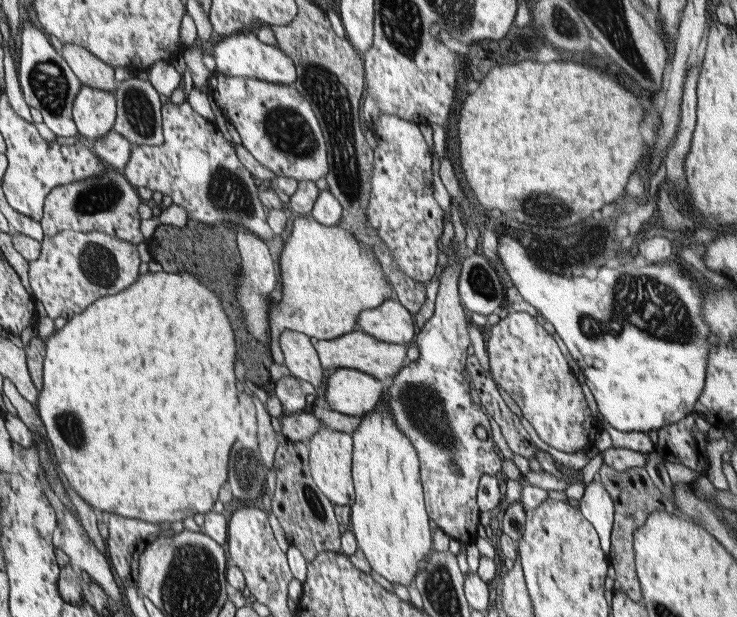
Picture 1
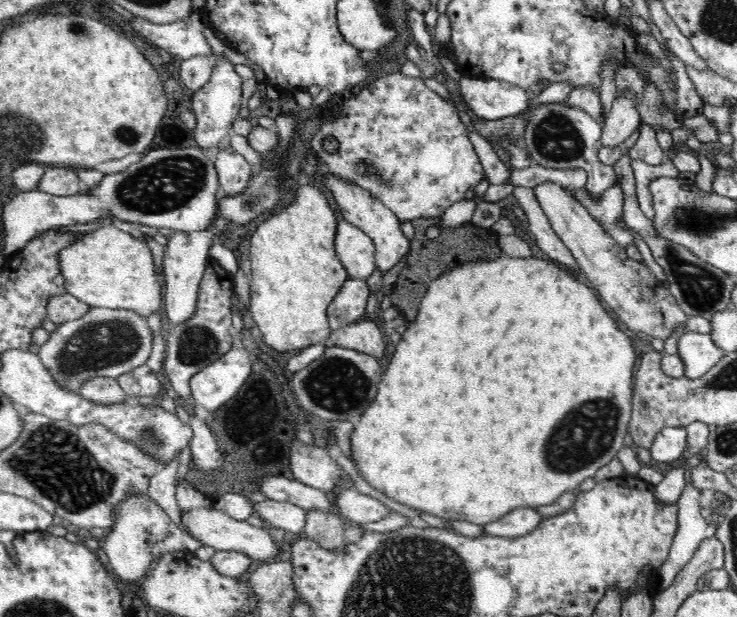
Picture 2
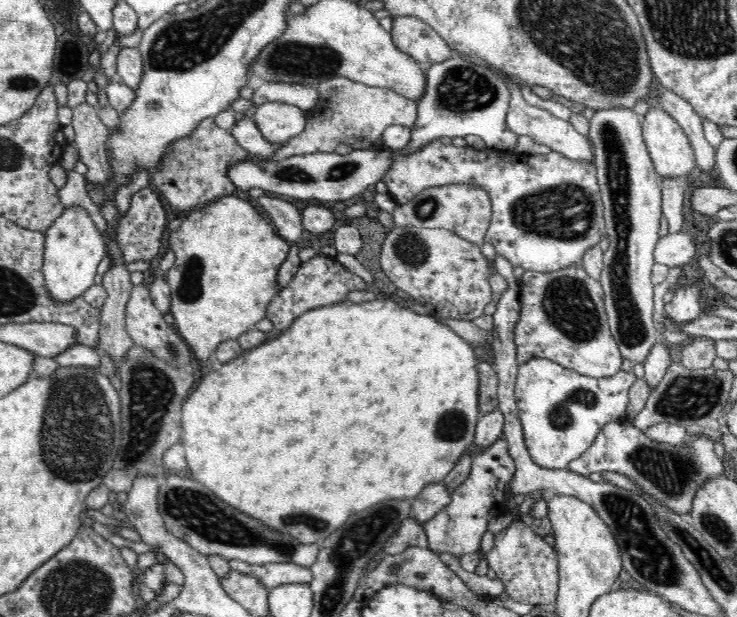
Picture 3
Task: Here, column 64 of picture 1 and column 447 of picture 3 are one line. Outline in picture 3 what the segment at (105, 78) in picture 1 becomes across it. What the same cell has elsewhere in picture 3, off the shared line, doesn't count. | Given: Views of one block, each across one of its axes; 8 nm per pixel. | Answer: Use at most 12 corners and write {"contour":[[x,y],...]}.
{"contour":[[416,16],[392,18],[394,44],[422,64],[450,44]]}

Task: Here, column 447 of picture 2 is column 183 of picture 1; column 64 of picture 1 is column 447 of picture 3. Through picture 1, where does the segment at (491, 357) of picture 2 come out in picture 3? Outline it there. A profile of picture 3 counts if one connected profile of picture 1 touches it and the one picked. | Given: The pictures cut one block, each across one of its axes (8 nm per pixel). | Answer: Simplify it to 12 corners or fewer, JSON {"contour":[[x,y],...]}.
{"contour":[[346,300],[208,372],[192,476],[320,544],[476,450],[474,346]]}

